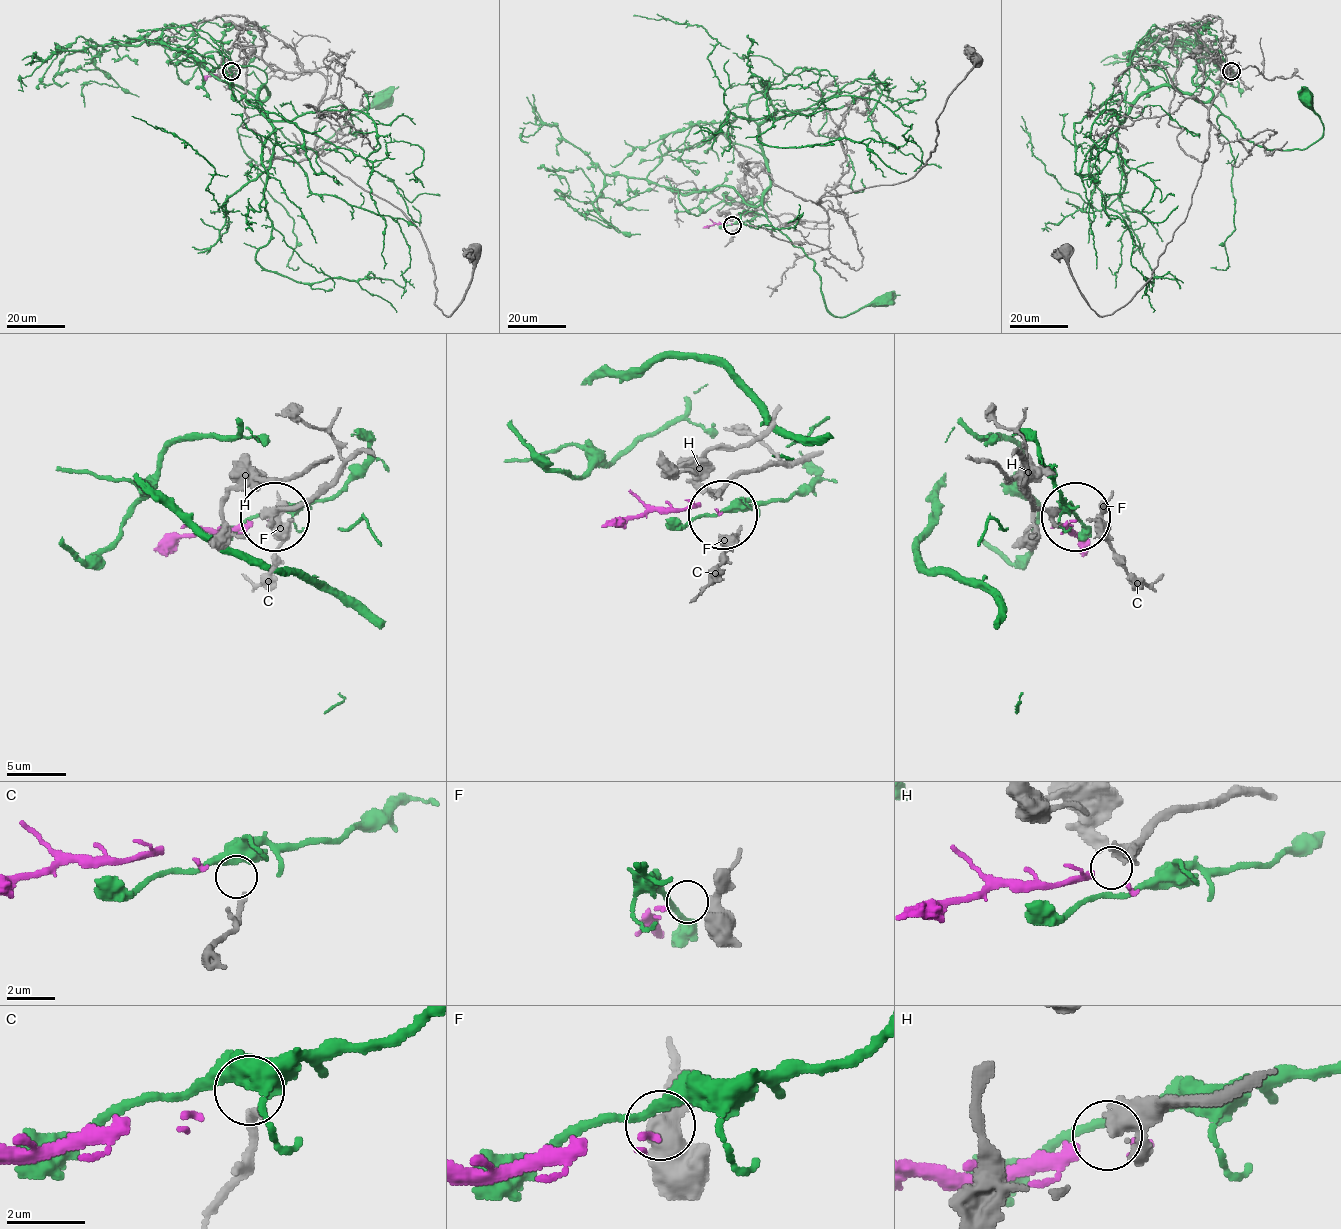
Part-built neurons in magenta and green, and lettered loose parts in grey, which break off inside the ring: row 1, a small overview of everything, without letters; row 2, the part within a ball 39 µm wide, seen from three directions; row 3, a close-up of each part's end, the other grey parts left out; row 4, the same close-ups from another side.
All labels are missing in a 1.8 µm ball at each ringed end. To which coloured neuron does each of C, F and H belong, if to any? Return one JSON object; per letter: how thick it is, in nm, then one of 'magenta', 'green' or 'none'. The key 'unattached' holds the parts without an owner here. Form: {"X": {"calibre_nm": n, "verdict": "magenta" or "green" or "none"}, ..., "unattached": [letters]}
{"C": {"calibre_nm": 200, "verdict": "green"}, "F": {"calibre_nm": 440, "verdict": "none"}, "H": {"calibre_nm": 480, "verdict": "magenta"}, "unattached": ["F"]}

